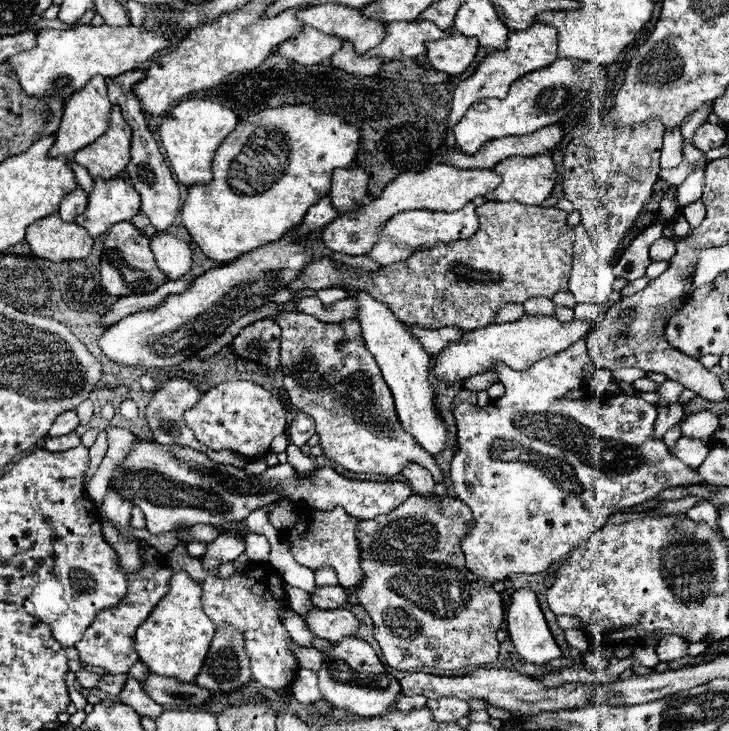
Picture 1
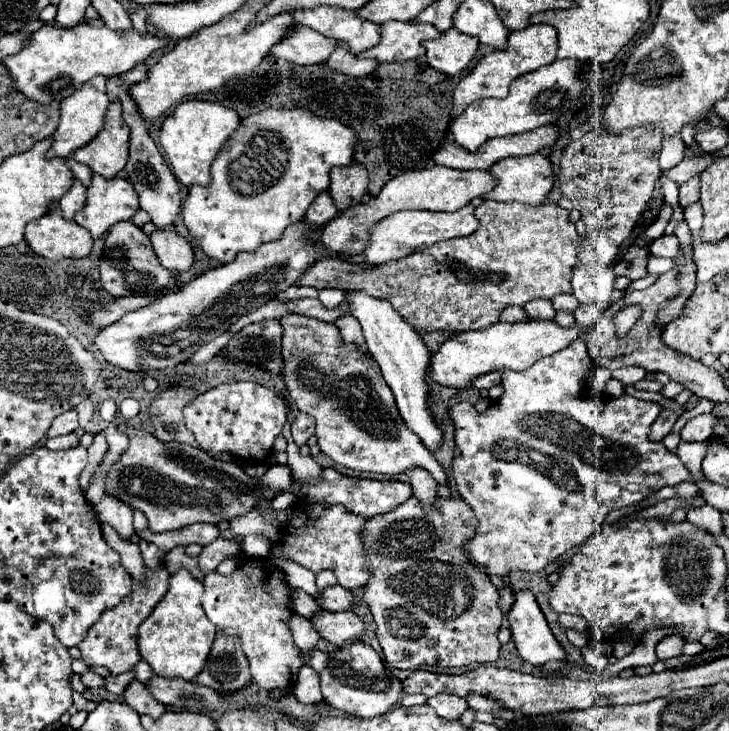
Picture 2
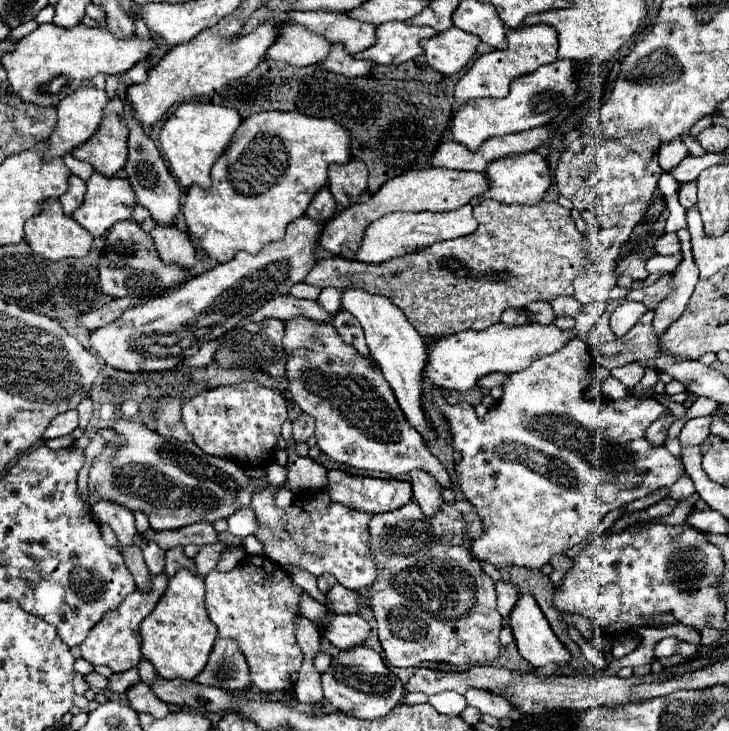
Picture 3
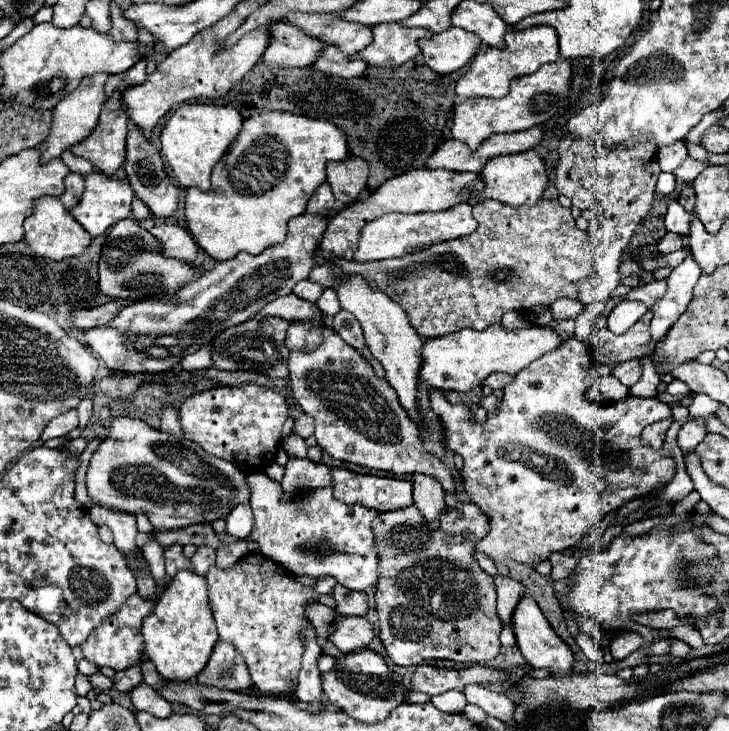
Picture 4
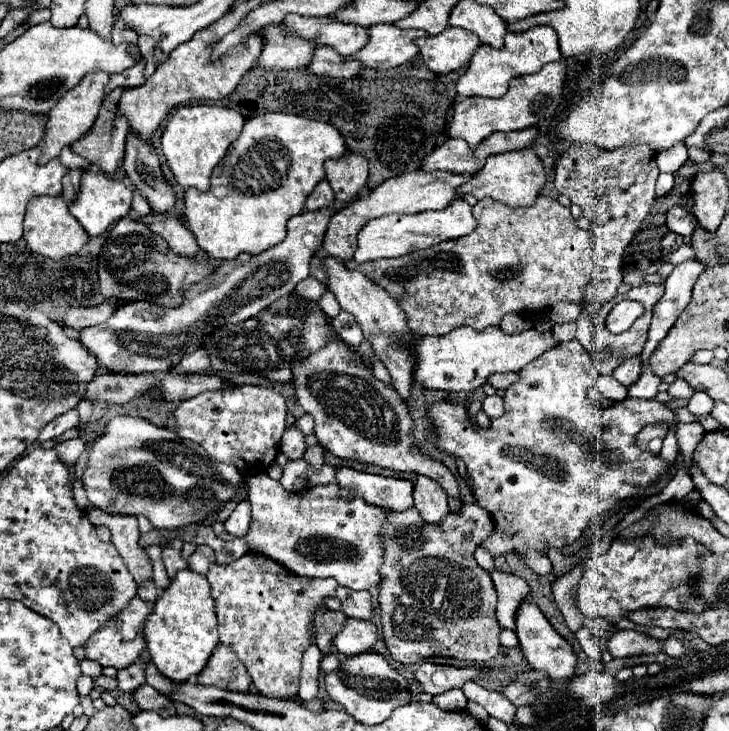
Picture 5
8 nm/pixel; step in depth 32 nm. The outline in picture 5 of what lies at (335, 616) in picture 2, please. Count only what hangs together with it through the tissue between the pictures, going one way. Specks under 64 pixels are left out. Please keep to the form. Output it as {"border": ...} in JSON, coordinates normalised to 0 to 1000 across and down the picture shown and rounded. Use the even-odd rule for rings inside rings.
{"border":[[[475,845],[469,862],[458,870],[455,878],[464,886],[464,892],[469,892],[472,897],[483,897],[510,889],[516,873],[519,873],[519,859],[510,851]]]}

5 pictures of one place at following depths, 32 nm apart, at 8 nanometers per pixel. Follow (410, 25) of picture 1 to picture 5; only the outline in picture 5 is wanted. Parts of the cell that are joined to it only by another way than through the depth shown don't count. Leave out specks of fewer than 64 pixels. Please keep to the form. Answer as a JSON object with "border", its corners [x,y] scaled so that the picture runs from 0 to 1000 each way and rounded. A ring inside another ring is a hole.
{"border":[[[516,33],[516,36],[508,36],[508,57],[486,79],[494,82],[502,93],[516,93],[516,96],[543,93],[543,90],[560,85],[565,77],[573,74],[573,63],[568,60],[568,55],[576,49],[587,49],[587,44],[582,44],[582,41],[551,41],[543,33]]]}

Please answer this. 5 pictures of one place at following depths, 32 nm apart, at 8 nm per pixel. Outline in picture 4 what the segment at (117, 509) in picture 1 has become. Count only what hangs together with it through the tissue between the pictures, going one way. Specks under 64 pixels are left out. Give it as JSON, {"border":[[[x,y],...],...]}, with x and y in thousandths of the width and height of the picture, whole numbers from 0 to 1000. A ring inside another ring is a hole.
{"border":[[[126,689],[123,692],[123,706],[126,706],[129,717],[151,720],[151,725],[156,728],[156,744],[173,763],[184,761],[184,752],[187,752],[184,736],[189,731],[184,703],[165,700],[165,698],[140,692],[140,689]]]}

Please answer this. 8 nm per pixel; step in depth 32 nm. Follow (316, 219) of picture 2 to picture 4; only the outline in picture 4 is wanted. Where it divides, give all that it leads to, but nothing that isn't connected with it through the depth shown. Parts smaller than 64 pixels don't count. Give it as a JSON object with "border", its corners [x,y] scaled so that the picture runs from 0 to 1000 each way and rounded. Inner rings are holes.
{"border":[[[442,252],[442,254],[431,263],[428,274],[422,276],[420,290],[422,290],[422,293],[453,295],[453,293],[458,290],[458,285],[461,285],[461,274],[458,274],[458,268],[455,268],[455,260],[453,260],[450,252]]]}

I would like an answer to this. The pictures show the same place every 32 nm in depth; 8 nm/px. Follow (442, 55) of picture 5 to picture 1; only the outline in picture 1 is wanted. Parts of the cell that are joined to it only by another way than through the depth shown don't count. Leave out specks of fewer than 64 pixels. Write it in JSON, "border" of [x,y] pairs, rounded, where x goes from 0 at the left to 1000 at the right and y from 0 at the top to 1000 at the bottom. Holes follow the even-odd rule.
{"border":[[[623,44],[609,55],[587,57],[590,88],[598,96],[612,98],[617,104],[631,104],[634,98],[639,98],[639,93],[650,85],[653,71],[656,71],[656,55],[642,52],[631,44]]]}

